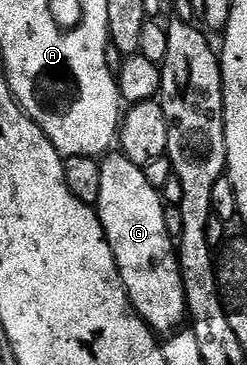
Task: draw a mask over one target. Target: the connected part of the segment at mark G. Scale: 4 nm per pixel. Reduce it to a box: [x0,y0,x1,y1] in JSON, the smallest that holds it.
[97,154,187,333]

